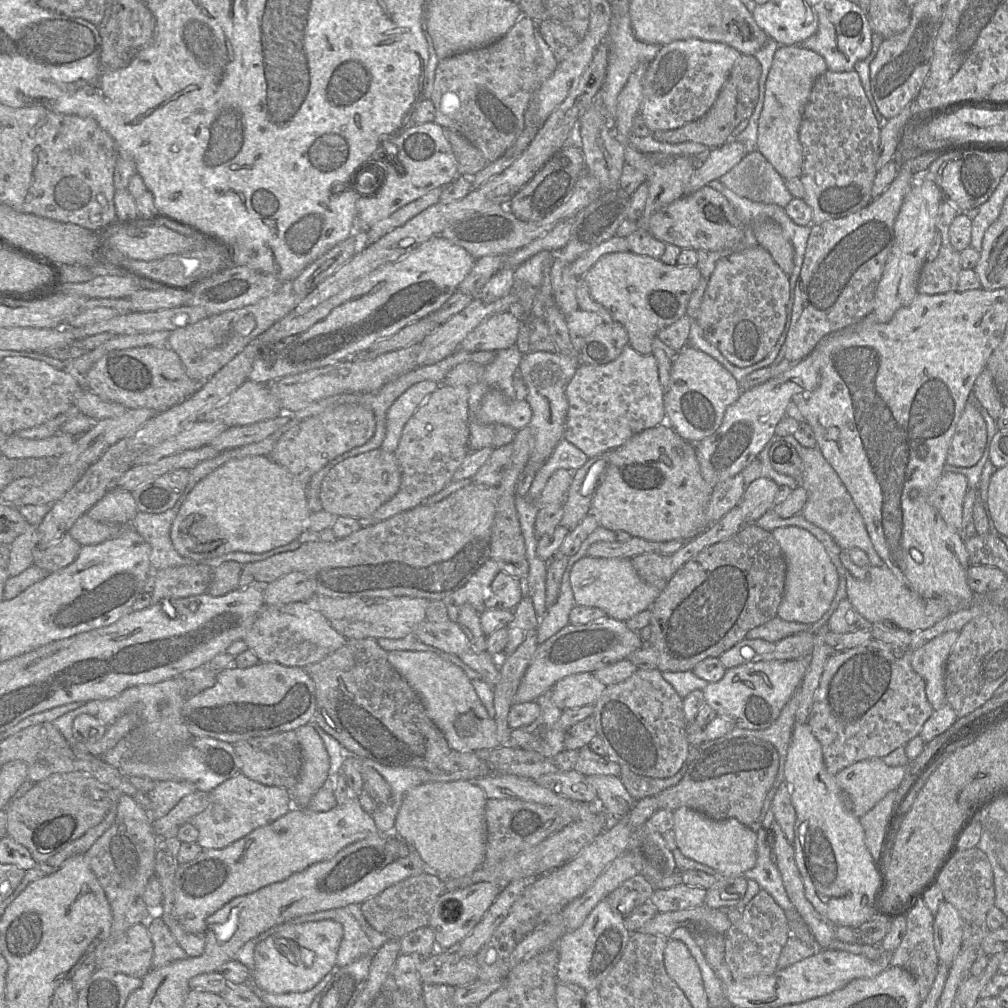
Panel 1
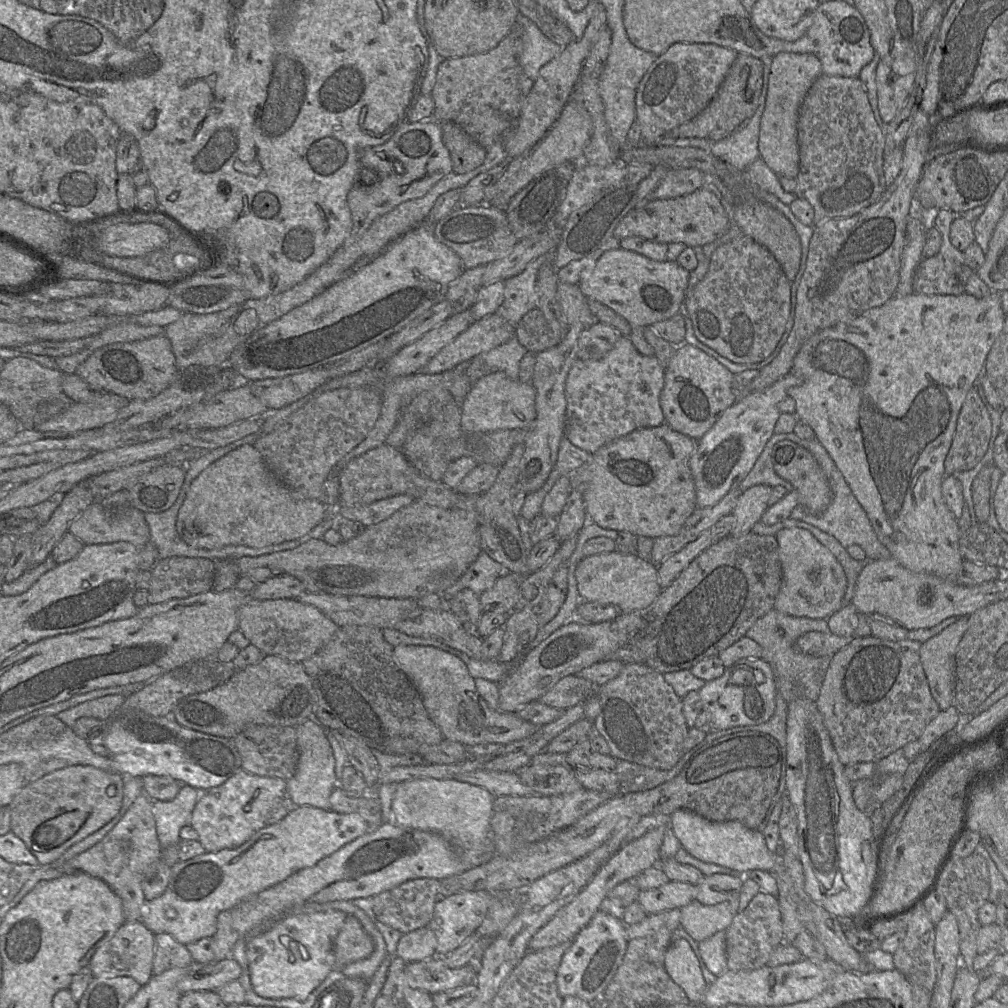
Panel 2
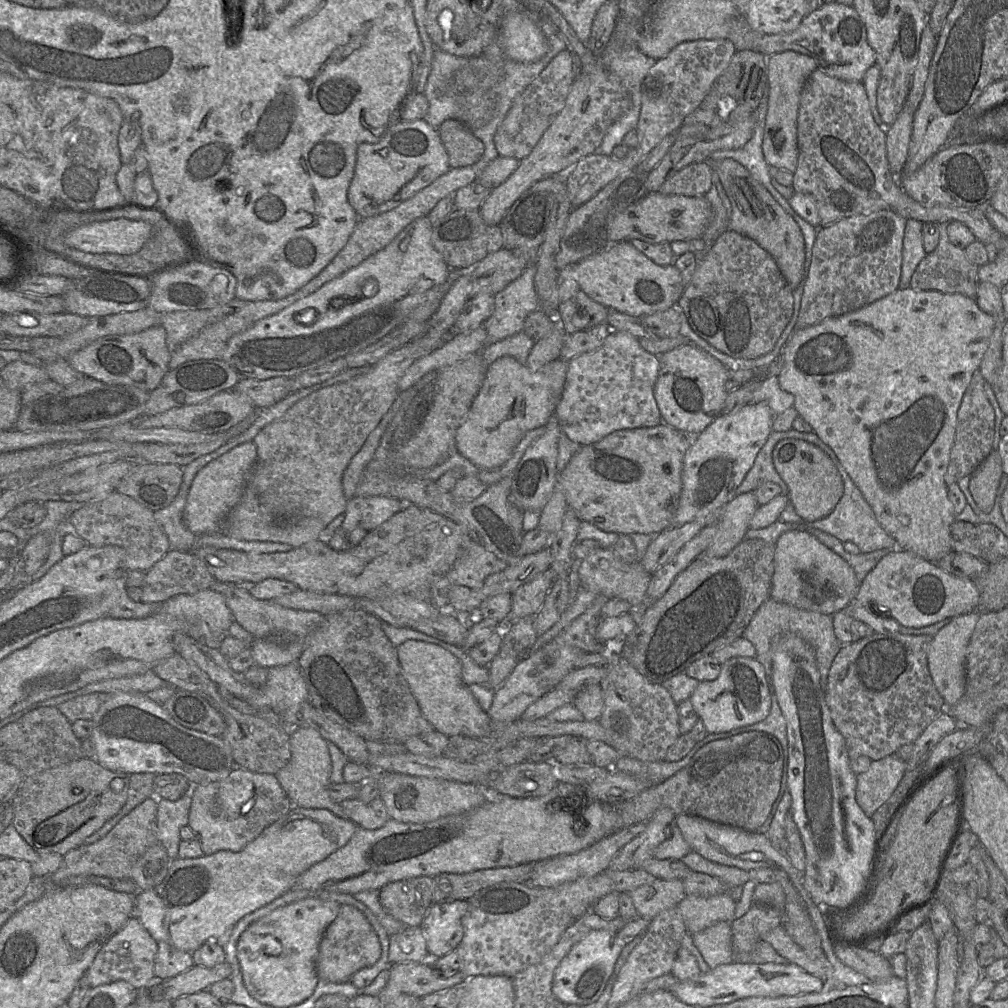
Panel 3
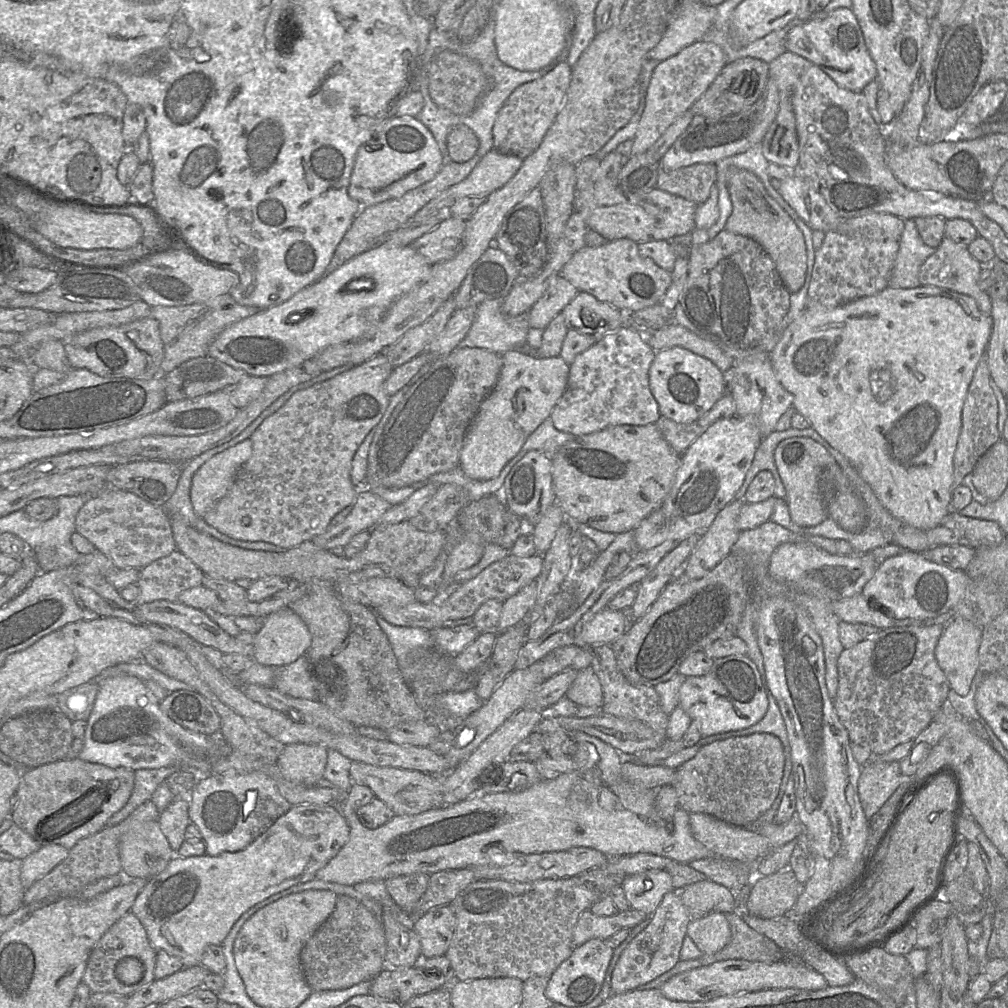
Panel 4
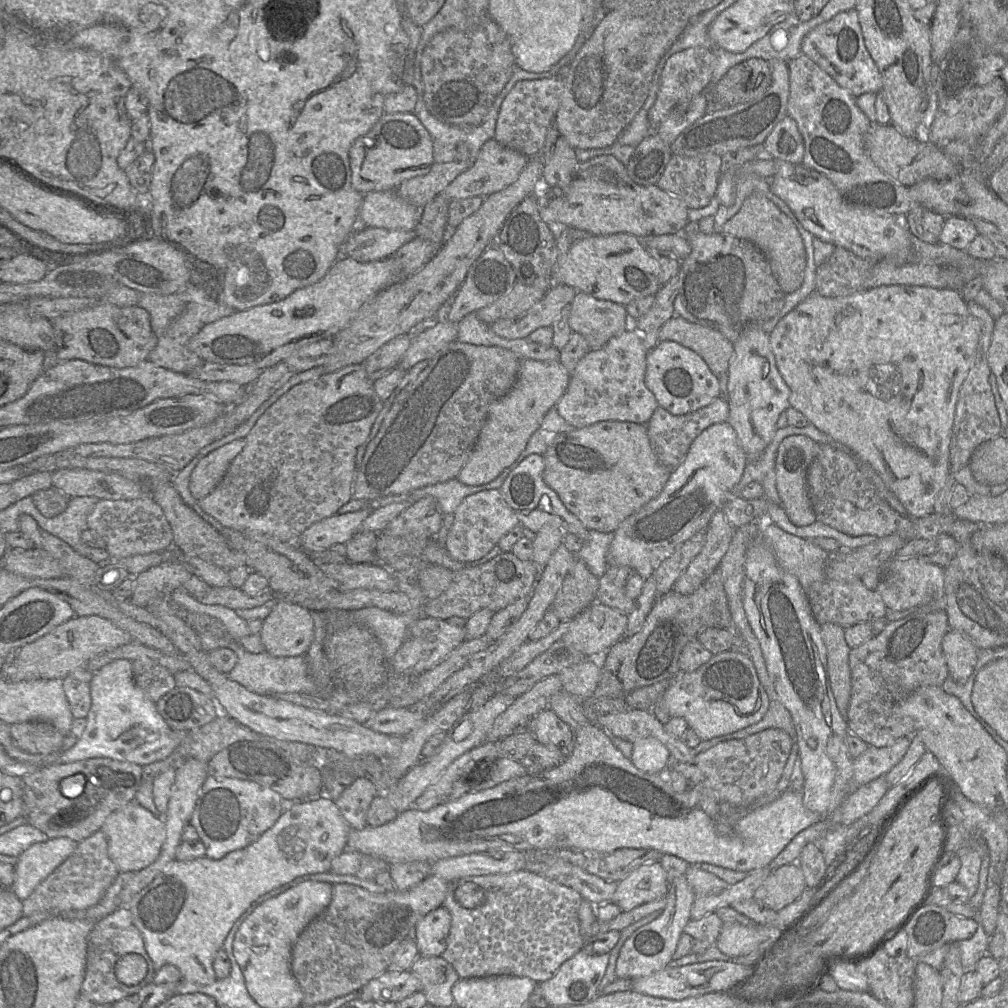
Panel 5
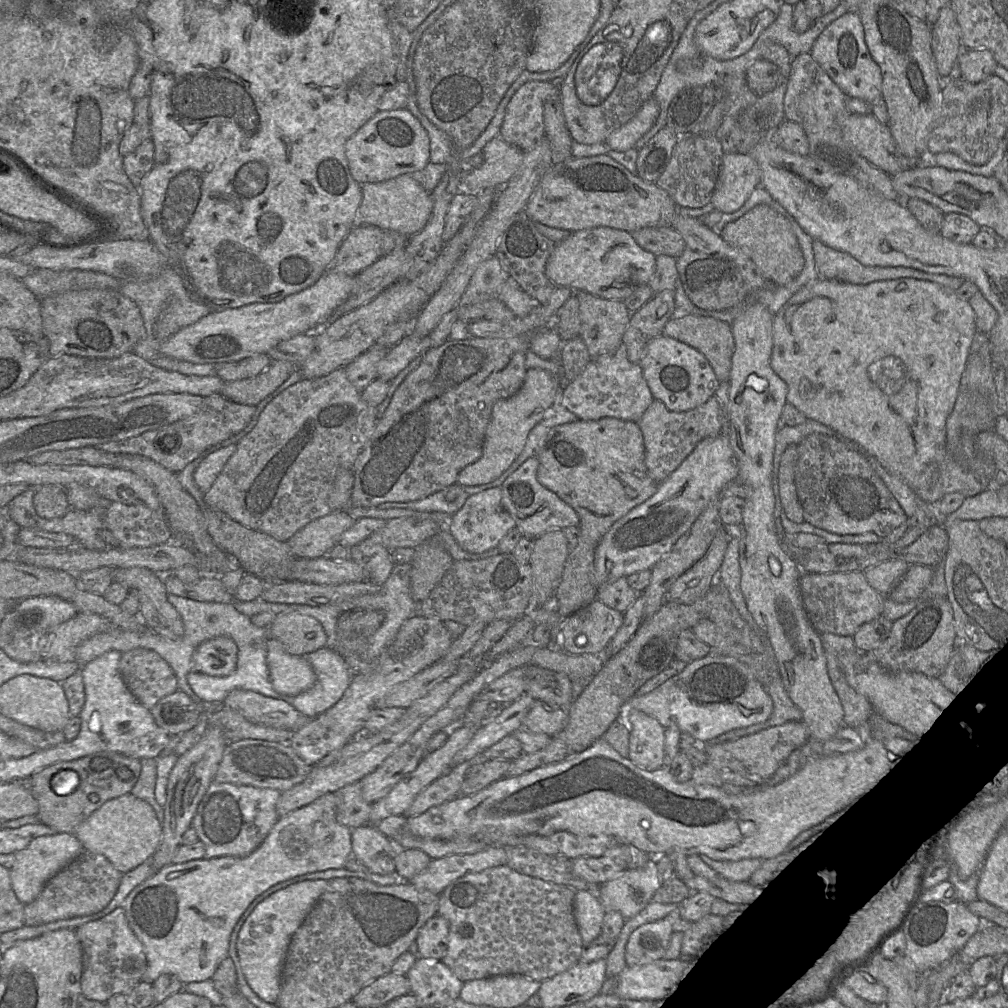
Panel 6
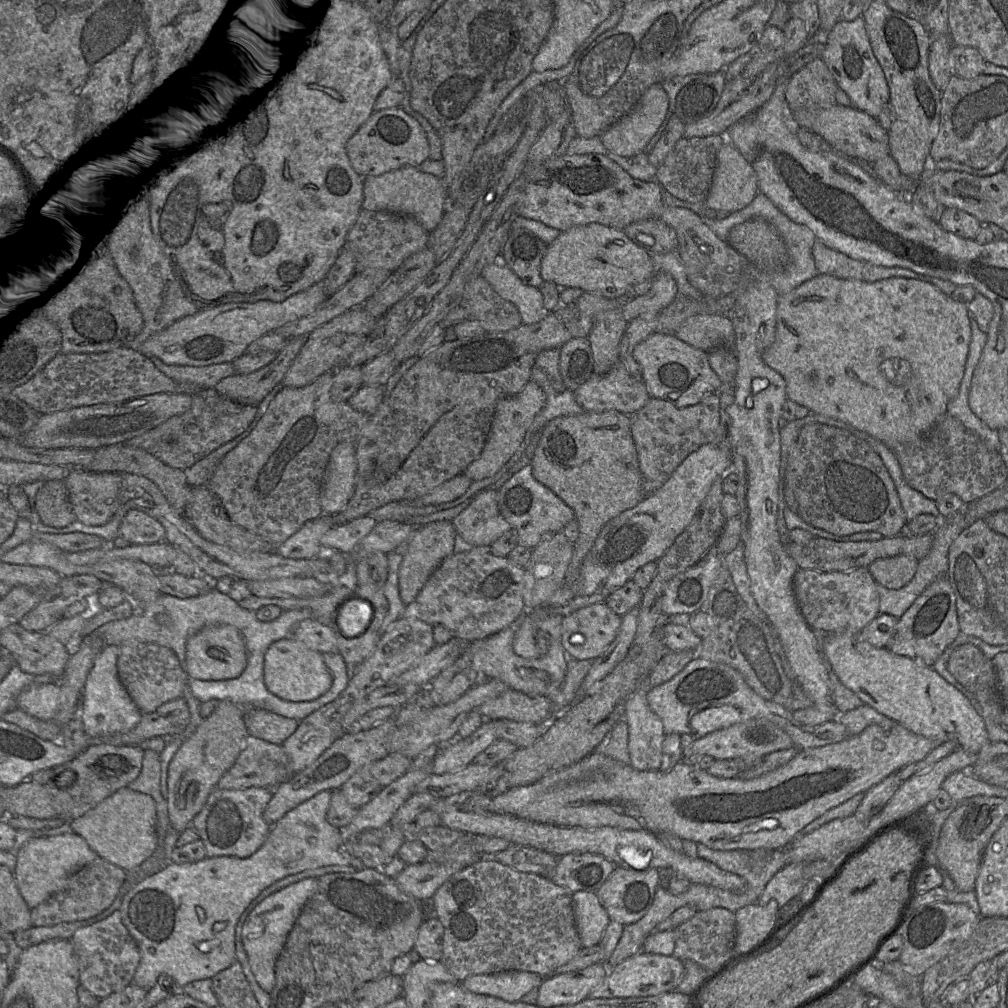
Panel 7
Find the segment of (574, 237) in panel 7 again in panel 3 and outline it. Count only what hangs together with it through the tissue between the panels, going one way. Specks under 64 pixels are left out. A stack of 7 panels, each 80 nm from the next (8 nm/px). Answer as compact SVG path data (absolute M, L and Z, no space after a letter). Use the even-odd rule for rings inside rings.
M629 241L613 244L574 265L579 288L608 309L642 317L677 306L683 293L680 271L674 264L660 266L639 252Z

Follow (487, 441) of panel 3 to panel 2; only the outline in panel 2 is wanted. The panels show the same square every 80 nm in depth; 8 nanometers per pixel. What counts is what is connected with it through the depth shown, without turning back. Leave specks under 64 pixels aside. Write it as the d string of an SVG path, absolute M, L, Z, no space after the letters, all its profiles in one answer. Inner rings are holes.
M494 372L479 378L462 403L461 428L467 434L499 429L527 429L536 416L533 385L512 380L504 372Z

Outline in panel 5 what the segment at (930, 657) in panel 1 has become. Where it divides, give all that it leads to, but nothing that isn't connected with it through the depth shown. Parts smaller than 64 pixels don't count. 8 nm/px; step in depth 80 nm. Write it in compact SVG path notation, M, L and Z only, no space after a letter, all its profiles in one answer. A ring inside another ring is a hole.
M950 629L942 640L942 651L949 676L964 684L976 666L978 648L967 636Z

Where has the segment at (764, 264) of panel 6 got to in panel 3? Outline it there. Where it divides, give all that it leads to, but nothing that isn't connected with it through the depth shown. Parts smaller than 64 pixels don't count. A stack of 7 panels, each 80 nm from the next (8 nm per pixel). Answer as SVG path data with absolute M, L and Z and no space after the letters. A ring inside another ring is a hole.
M709 157L703 162L717 174L731 203L732 214L728 221L728 229L758 243L772 256L789 287L792 290L797 288L802 279L805 262L805 242L798 224L767 189L735 160Z

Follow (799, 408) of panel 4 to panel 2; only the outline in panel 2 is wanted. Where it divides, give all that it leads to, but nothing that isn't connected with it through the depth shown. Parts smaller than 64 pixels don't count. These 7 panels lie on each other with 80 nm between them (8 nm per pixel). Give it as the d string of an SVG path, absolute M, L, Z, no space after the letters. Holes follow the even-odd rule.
M913 292L905 296L894 295L883 305L874 307L861 316L838 323L814 334L801 347L794 358L791 373L797 384L788 389L796 403L798 418L807 423L841 471L853 495L866 512L879 541L889 550L891 558L904 568L918 573L929 573L944 580L957 581L964 561L959 550L960 528L957 519L948 509L941 490L945 475L945 459L956 430L957 420L964 400L977 381L985 373L985 362L990 349L999 336L1006 314L1002 309L1000 292L992 292L985 298L977 298L966 292L959 295L927 295Z

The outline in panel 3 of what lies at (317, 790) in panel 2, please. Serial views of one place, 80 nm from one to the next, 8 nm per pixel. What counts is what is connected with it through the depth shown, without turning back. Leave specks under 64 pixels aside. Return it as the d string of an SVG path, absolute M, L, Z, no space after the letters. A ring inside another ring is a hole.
M299 727L291 732L290 751L291 758L289 762L275 776L293 806L327 809L340 818L349 819L340 803L333 801L328 793L332 770L328 742L317 730L311 727Z

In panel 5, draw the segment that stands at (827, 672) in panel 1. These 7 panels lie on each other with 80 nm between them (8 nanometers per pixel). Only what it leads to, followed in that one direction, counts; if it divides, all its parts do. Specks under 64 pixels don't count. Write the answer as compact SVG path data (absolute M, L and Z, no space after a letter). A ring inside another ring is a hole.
M916 609L901 620L888 622L880 634L850 650L851 694L846 718L850 732L874 747L915 734L914 722L900 713L900 705L923 687L942 687L949 676L942 640L949 630L945 610Z

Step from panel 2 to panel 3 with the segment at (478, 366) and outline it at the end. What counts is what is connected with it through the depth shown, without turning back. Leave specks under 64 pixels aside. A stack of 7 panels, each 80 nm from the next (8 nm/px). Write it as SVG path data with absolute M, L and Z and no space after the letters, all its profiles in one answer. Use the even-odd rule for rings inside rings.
M521 331L495 343L485 345L480 353L489 365L502 356L511 356L519 363L525 364L534 344L535 341Z

